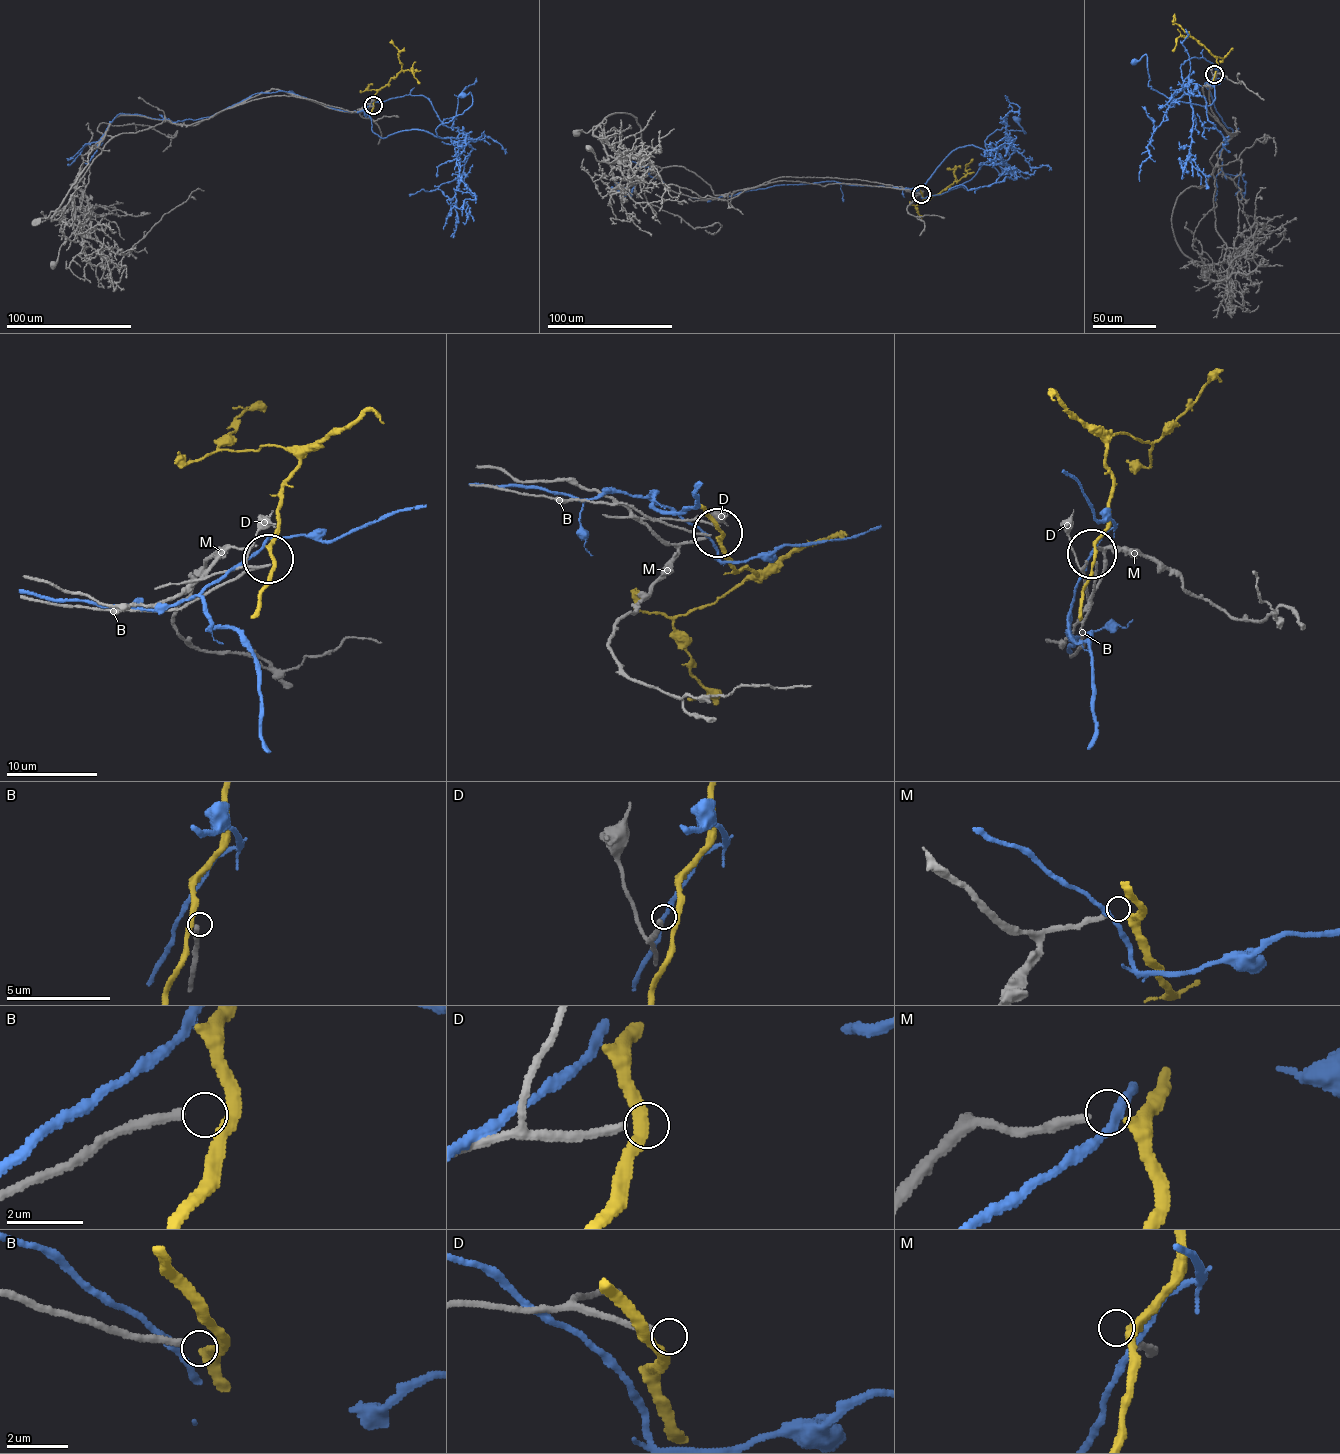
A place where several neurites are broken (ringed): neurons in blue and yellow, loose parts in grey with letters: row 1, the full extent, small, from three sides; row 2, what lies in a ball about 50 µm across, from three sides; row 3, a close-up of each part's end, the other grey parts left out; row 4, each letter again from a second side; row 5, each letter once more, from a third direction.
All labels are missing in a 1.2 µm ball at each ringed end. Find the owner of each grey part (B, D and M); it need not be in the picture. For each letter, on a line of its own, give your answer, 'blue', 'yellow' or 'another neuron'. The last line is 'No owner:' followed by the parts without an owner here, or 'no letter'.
B: another neuron
D: another neuron
M: another neuron
No owner: B, D, M

